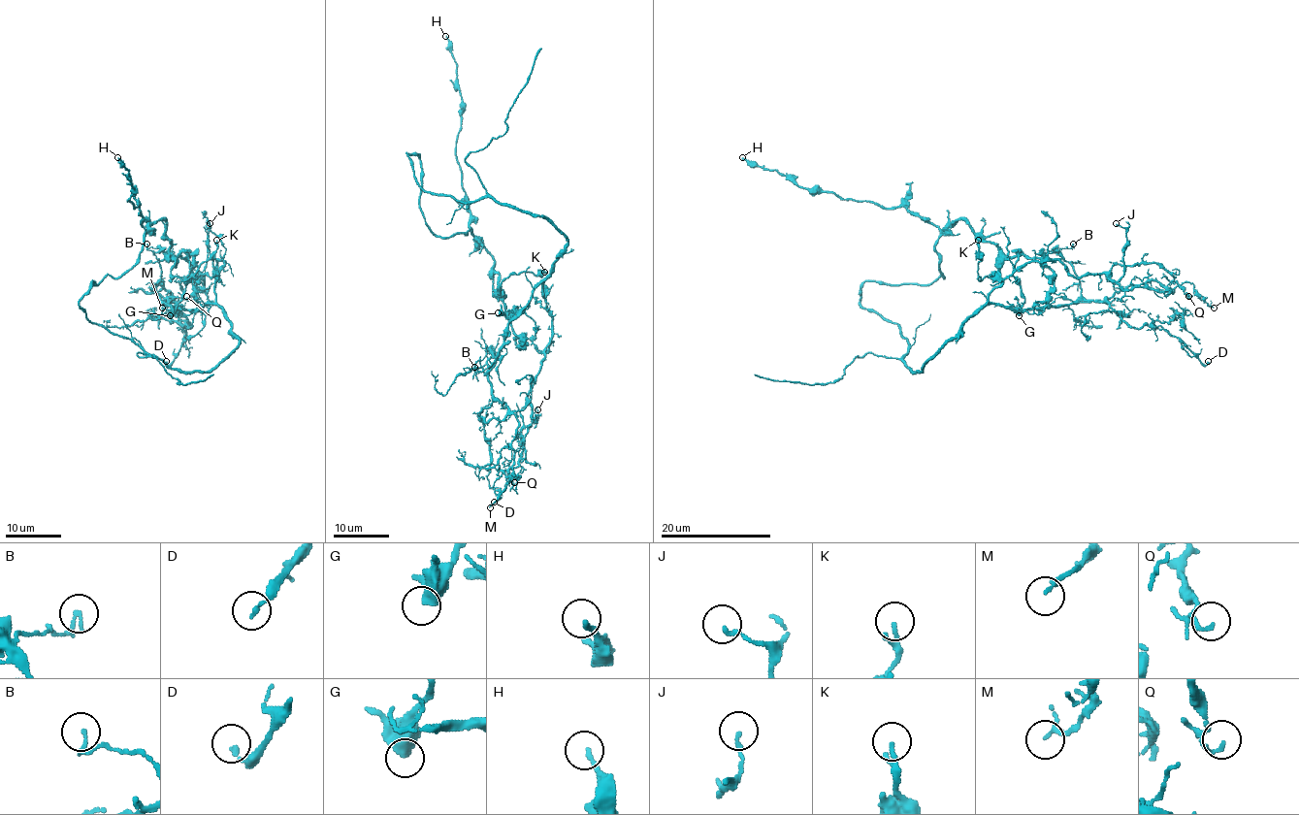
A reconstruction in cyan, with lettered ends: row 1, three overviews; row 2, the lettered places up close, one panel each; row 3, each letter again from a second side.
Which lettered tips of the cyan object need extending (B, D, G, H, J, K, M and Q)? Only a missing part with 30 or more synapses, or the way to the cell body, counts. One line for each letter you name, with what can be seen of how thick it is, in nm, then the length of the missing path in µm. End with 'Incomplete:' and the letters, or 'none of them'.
Incomplete: none of them

